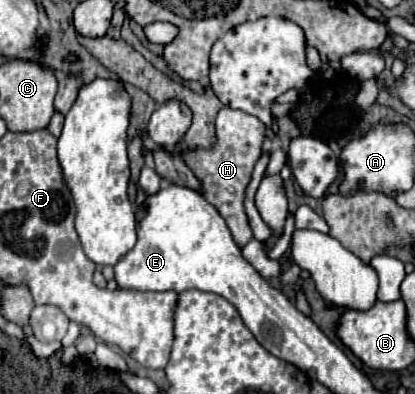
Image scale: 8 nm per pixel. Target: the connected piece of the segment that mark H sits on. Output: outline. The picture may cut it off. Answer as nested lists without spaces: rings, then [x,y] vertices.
[[[223,106],[217,114],[217,144],[211,150],[183,152],[185,164],[201,182],[201,192],[205,200],[213,204],[217,212],[223,216],[223,220],[227,222],[239,246],[245,246],[253,238],[253,232],[247,224],[247,214],[243,208],[243,196],[245,196],[245,186],[249,184],[253,166],[261,156],[263,140],[265,140],[265,126],[255,116]]]

